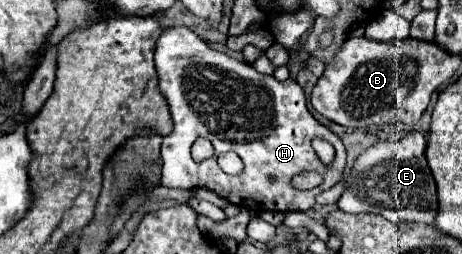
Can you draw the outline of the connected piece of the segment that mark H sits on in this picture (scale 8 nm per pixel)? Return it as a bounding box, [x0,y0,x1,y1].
[154,26,346,212]

